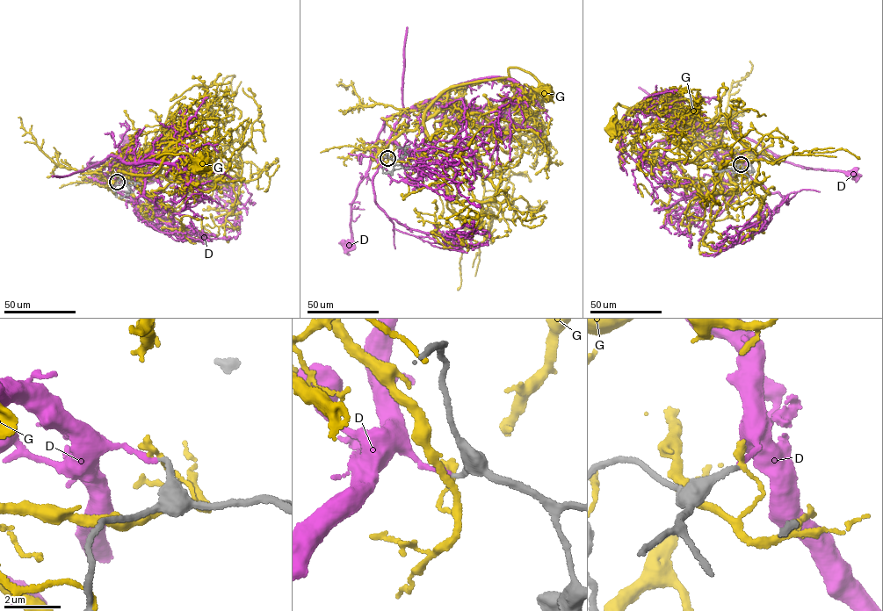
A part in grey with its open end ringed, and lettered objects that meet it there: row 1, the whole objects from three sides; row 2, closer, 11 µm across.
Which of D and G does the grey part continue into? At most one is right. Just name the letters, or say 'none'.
D

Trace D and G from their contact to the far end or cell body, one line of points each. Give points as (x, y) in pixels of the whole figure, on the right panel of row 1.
D: (741, 164), (740, 158), (729, 150), (712, 127), (734, 130), (791, 163), (852, 174)
G: (741, 164), (739, 156), (712, 150), (663, 109), (647, 111), (618, 104), (611, 127)

